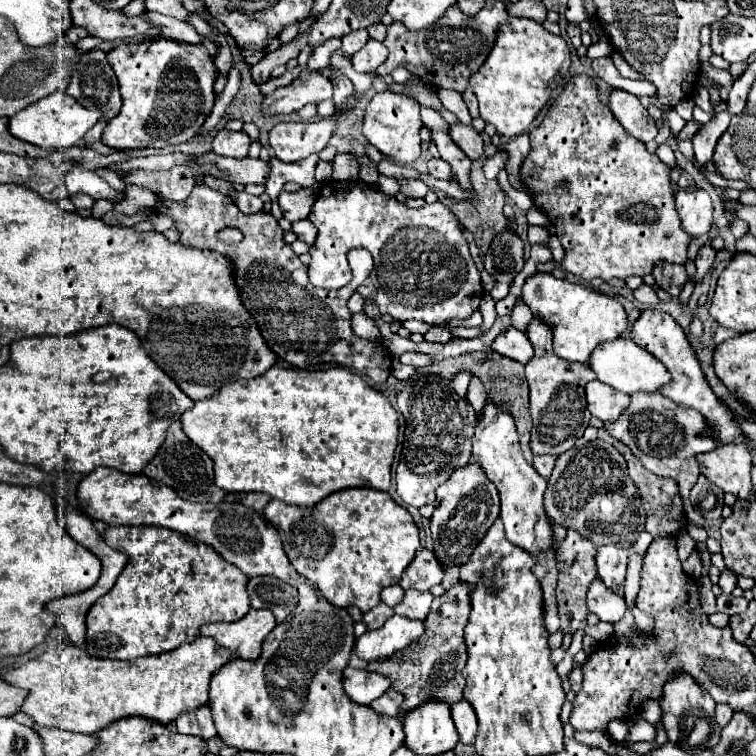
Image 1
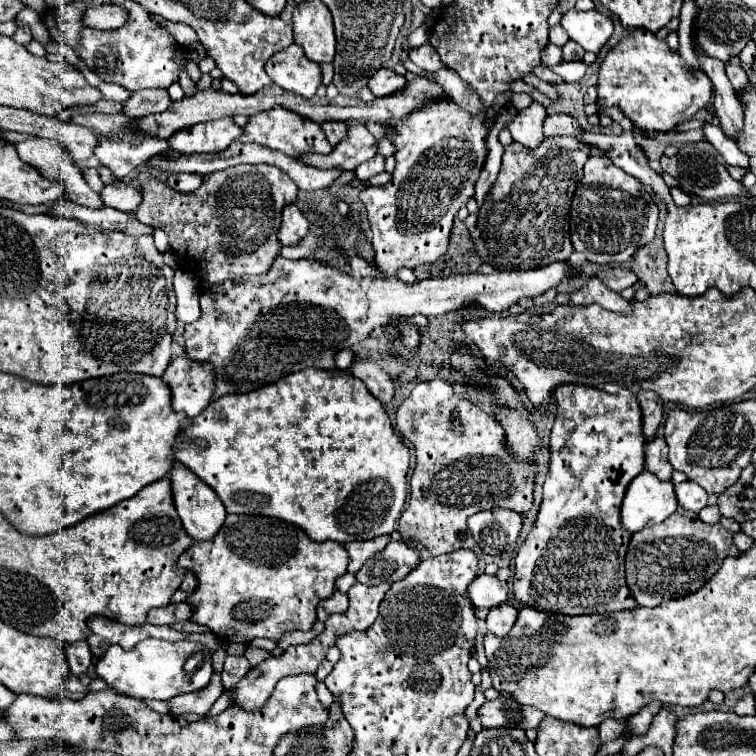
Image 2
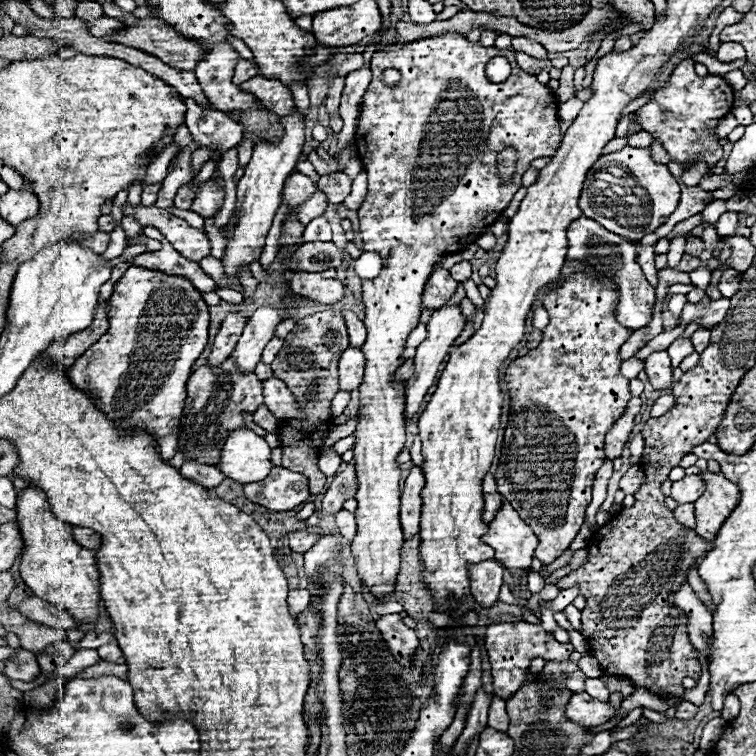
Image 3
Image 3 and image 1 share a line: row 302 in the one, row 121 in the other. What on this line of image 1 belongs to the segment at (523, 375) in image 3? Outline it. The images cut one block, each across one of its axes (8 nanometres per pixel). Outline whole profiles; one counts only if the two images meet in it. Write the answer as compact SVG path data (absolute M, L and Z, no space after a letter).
M576 74L572 76L564 90L560 92L560 96L552 102L552 106L548 108L548 114L544 116L542 124L534 130L530 130L530 152L528 156L524 158L522 162L522 168L520 168L520 176L522 176L522 184L524 188L528 188L528 192L532 194L532 200L534 200L534 206L544 210L546 216L550 218L550 222L554 220L554 226L556 226L556 232L558 232L558 240L562 242L564 250L566 250L566 258L562 260L562 268L574 276L578 276L580 280L584 282L590 282L594 278L602 278L602 280L610 280L610 278L622 278L626 280L628 276L646 276L652 272L652 266L660 260L666 260L666 262L678 262L678 264L684 264L686 262L686 250L688 250L688 244L690 244L690 236L686 236L686 232L682 232L682 226L680 226L680 220L678 220L678 214L676 214L676 208L674 208L674 194L672 194L672 188L670 188L670 168L666 168L658 156L650 154L644 146L644 142L640 140L634 140L630 134L626 134L626 130L618 124L618 120L614 118L614 114L610 112L610 108L600 102L598 98L598 86L594 82L592 76L588 74Z

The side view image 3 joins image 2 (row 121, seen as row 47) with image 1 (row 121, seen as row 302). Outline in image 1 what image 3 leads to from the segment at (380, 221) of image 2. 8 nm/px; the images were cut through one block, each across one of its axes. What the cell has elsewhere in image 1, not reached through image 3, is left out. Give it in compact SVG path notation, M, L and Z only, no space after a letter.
M386 90L370 100L364 116L362 134L384 156L392 158L398 164L412 164L420 156L420 128L422 128L420 104L414 98Z

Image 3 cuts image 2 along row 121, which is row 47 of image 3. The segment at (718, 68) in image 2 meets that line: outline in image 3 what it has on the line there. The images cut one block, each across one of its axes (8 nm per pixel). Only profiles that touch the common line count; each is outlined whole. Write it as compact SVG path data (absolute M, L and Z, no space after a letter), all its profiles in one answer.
M722 42L718 48L720 62L734 62L738 58L746 58L746 50L738 46L738 42Z

